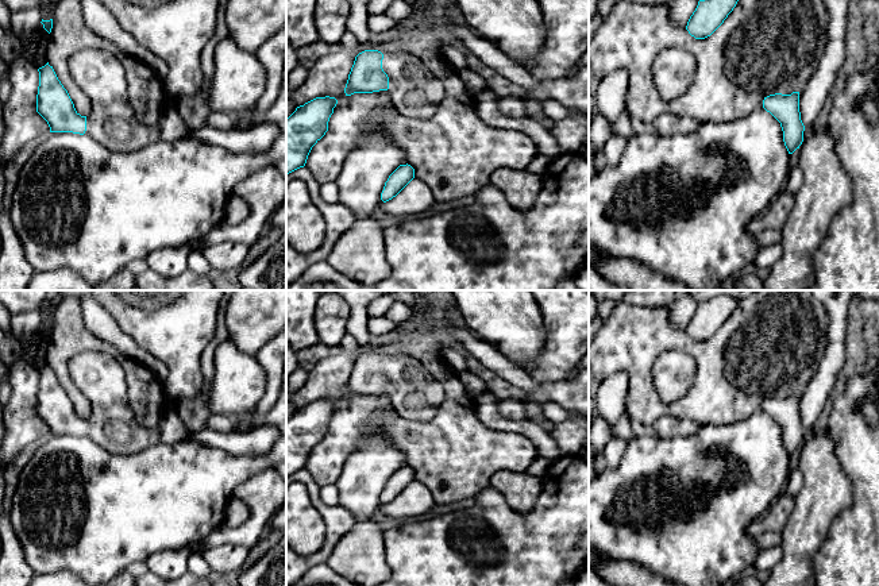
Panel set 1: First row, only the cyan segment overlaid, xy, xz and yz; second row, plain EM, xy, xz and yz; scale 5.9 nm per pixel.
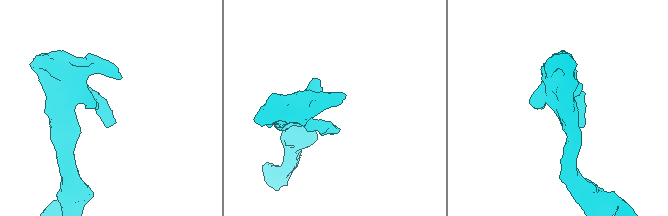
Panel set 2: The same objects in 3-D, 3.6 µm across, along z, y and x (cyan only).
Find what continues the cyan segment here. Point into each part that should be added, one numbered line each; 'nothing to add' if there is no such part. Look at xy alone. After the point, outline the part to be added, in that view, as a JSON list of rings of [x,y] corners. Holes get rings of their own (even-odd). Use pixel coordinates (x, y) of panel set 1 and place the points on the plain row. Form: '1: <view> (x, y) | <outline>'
1: xy (112, 424) | [[[84,351],[70,359],[69,373],[92,406],[85,436],[105,451],[135,454],[154,444],[174,444],[192,437],[173,409],[154,428],[146,428],[136,420],[127,402],[126,371],[113,356]]]

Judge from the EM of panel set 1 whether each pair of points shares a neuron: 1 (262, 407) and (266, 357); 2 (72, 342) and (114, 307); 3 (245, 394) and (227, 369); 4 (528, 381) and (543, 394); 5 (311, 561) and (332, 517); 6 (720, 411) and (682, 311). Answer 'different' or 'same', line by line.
1: same
2: different
3: same
4: different
5: same
6: different

